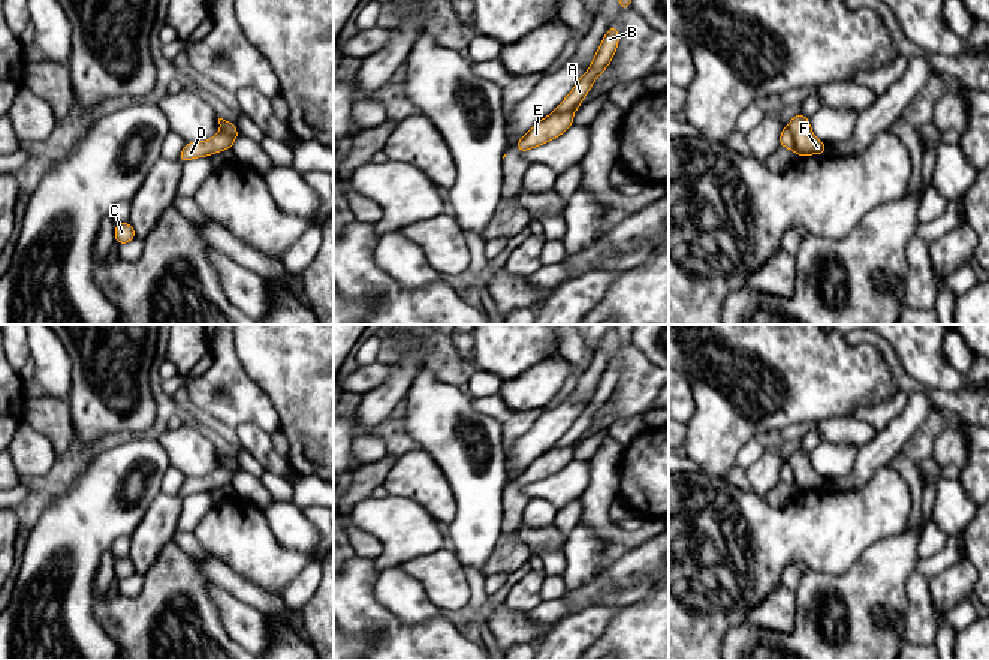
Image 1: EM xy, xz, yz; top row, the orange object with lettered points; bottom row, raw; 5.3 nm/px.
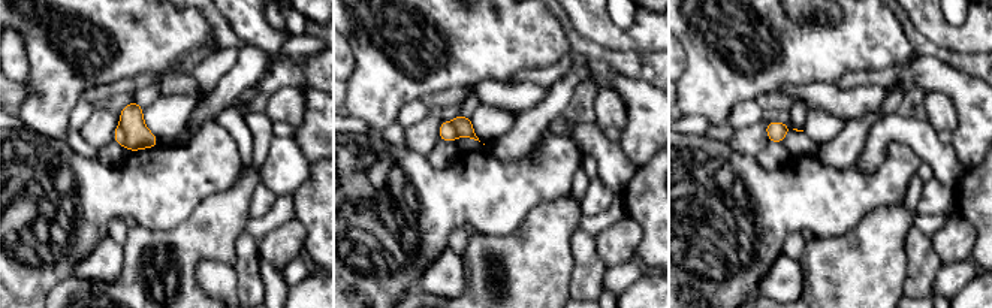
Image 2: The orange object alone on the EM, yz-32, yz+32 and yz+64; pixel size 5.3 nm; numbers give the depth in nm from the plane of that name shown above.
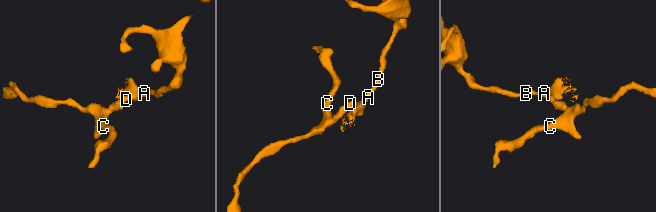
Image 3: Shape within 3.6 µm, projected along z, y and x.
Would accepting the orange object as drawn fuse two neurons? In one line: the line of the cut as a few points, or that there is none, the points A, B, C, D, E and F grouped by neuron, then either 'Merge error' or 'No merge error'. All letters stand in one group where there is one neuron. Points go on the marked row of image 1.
Split along yz (786, 127), (795, 150). Groups: A B C D / E F. Merge error

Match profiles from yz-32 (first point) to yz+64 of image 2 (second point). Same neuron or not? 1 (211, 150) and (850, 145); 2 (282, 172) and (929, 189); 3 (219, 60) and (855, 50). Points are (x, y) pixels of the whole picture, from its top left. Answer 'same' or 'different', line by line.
1: different
2: different
3: different

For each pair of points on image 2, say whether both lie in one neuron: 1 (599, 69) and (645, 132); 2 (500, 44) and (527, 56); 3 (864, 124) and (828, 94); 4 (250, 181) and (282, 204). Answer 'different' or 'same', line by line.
1: same
2: same
3: different
4: different

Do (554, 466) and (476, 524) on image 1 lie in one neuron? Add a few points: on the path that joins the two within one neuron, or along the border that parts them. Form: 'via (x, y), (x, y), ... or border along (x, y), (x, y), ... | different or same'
border along (504, 494), (501, 533), (497, 539) | different

